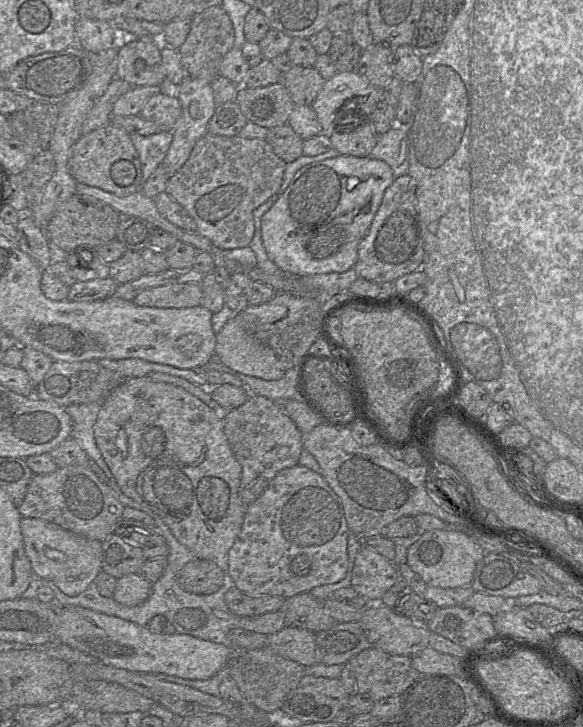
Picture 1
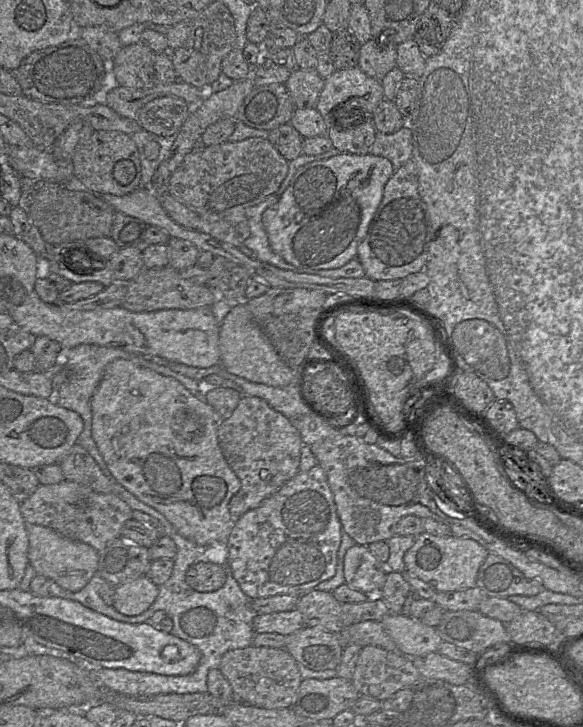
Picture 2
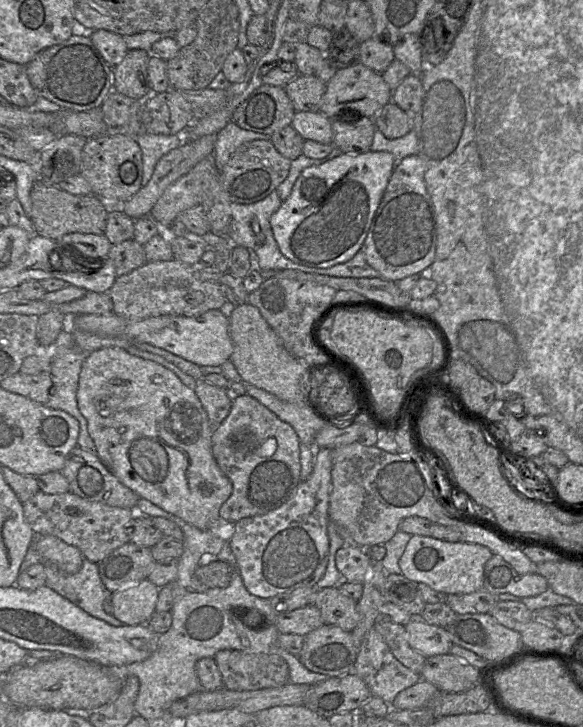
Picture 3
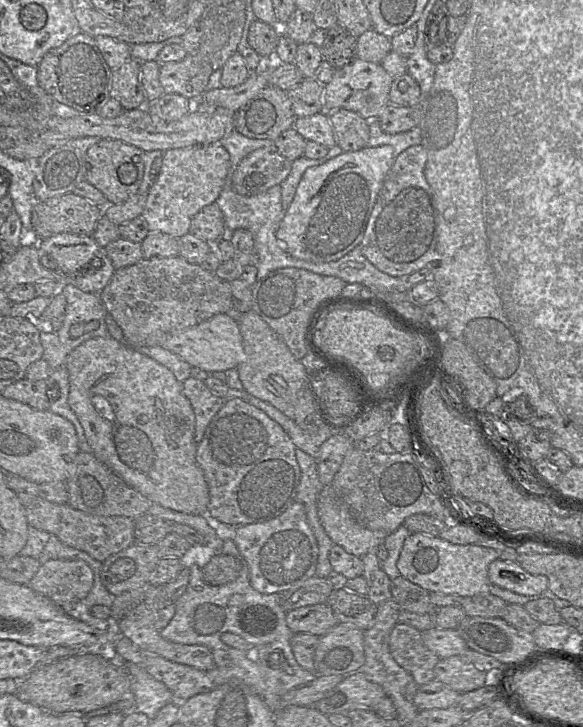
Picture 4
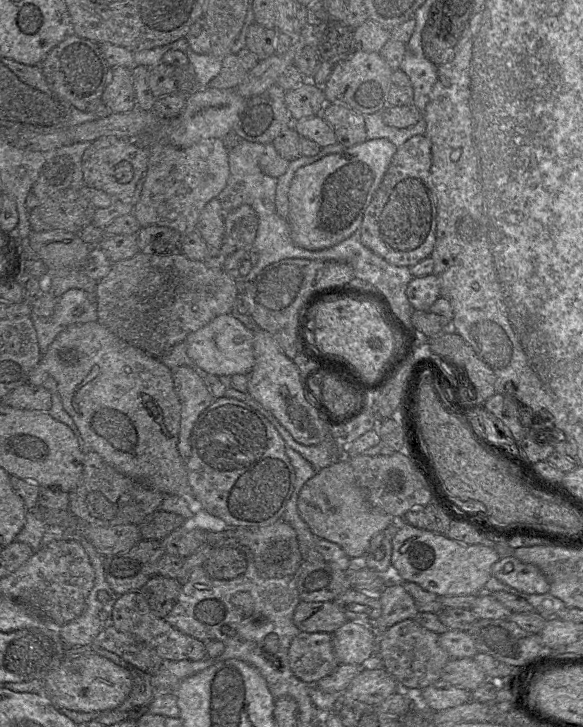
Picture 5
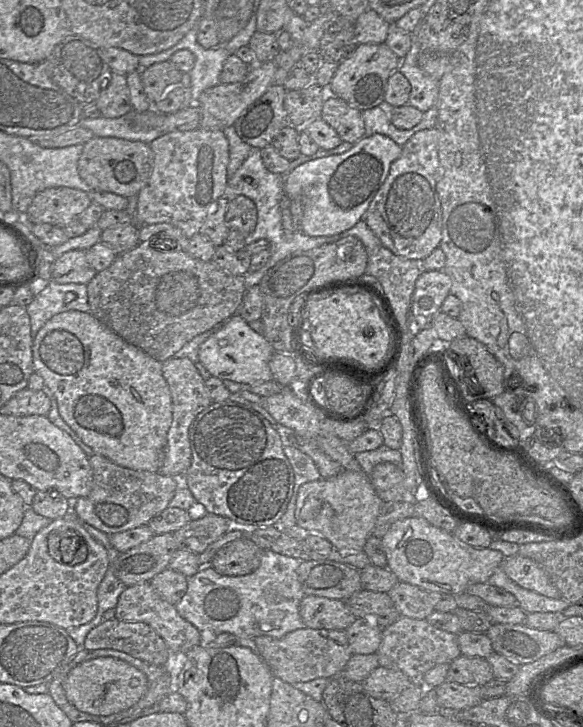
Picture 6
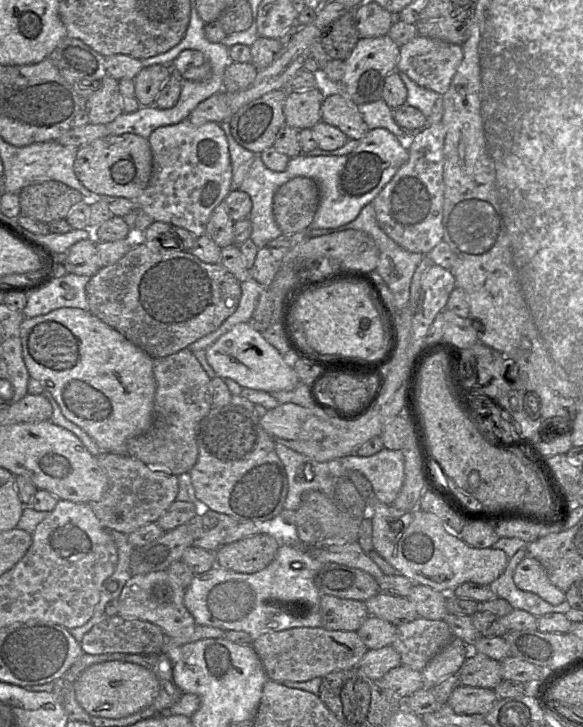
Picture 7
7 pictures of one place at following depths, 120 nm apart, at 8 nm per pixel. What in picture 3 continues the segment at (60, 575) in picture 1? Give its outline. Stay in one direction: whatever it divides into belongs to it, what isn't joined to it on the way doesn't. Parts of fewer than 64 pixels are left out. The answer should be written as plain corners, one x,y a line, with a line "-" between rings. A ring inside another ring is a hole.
36,536
33,545
41,557
41,563
53,564
65,574
75,574
81,570
84,557
80,550
59,538

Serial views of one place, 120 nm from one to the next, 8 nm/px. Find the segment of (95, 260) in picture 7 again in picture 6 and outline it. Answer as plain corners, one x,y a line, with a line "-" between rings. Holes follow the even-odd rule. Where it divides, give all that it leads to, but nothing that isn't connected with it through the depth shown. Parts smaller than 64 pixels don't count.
72,250
59,256
54,264
52,281
59,284
88,284
97,274
88,263
87,250

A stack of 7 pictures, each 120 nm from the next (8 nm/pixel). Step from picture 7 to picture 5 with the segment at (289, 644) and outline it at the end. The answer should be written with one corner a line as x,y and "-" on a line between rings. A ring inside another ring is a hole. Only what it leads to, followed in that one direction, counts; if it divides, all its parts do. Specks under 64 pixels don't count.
300,631
288,650
293,674
305,683
316,683
332,673
339,665
334,653
332,634

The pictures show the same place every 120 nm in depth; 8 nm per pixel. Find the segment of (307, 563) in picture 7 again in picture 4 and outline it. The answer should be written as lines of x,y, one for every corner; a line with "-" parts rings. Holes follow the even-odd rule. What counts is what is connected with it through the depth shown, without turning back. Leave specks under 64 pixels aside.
244,559
241,562
241,572
238,578
224,585
213,586
203,580
202,568
194,564
189,567
190,579
188,587
184,594
175,602
175,614
167,626
160,631
161,636
171,642
186,644
186,645
203,645
211,651
221,649
226,651
226,646
217,641
215,634
224,634
227,632
240,636
248,643
248,650
252,648
250,655
256,655
254,649
258,649
259,645
270,644
273,652
278,655
283,655
283,652
293,652
291,647
291,639
294,632
287,626
287,612
281,605
281,594
263,594
255,590
250,583
250,574
247,563
-
254,606
267,606
273,616
270,620
270,632
263,632
261,636
252,636
246,633
240,627
240,615
246,616
247,610
253,610
254,615
263,609
255,608

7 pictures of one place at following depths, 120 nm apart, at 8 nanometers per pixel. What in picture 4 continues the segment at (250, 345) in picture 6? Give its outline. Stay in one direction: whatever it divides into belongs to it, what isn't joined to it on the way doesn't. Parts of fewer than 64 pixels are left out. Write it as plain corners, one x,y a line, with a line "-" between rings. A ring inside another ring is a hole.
221,313
198,325
170,335
162,347
172,351
190,366
208,373
237,368
244,361
243,339
239,324
226,313

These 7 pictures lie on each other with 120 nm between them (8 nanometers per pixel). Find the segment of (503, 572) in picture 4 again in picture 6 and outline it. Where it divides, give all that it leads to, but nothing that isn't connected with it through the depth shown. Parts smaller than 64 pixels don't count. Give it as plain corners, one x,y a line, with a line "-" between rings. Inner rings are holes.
517,554
504,558
501,567
507,576
520,587
549,598
561,598
559,590
544,568
536,561

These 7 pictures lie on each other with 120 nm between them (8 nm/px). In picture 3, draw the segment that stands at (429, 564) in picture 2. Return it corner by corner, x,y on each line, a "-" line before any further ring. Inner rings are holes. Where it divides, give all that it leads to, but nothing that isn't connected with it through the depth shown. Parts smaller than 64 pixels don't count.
412,535
399,560
399,566
404,577
424,583
435,591
445,595
469,594
483,588
484,566
492,555
492,551
481,544

